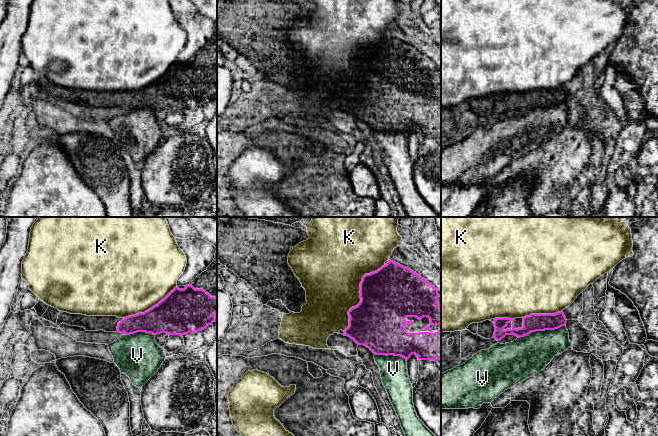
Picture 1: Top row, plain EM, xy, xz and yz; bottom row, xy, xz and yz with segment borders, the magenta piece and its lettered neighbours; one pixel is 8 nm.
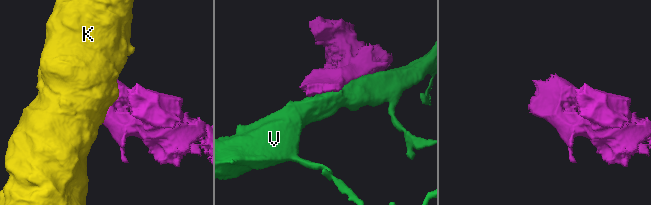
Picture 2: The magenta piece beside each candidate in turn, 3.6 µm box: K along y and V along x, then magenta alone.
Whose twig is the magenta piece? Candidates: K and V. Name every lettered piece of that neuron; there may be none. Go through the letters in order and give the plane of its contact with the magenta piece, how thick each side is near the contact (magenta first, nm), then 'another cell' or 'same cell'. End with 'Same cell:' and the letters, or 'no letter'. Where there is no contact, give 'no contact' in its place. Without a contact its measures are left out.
K: xz | 440/460 nm | another cell
V: yz | 140/320 nm | another cell
Same cell: no letter

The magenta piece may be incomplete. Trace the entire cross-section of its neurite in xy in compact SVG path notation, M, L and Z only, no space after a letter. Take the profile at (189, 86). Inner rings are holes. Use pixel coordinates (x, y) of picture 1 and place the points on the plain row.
M217 36L189 61L176 62L163 76L144 89L118 99L117 108L126 111L146 108L184 111L196 109L217 94Z

